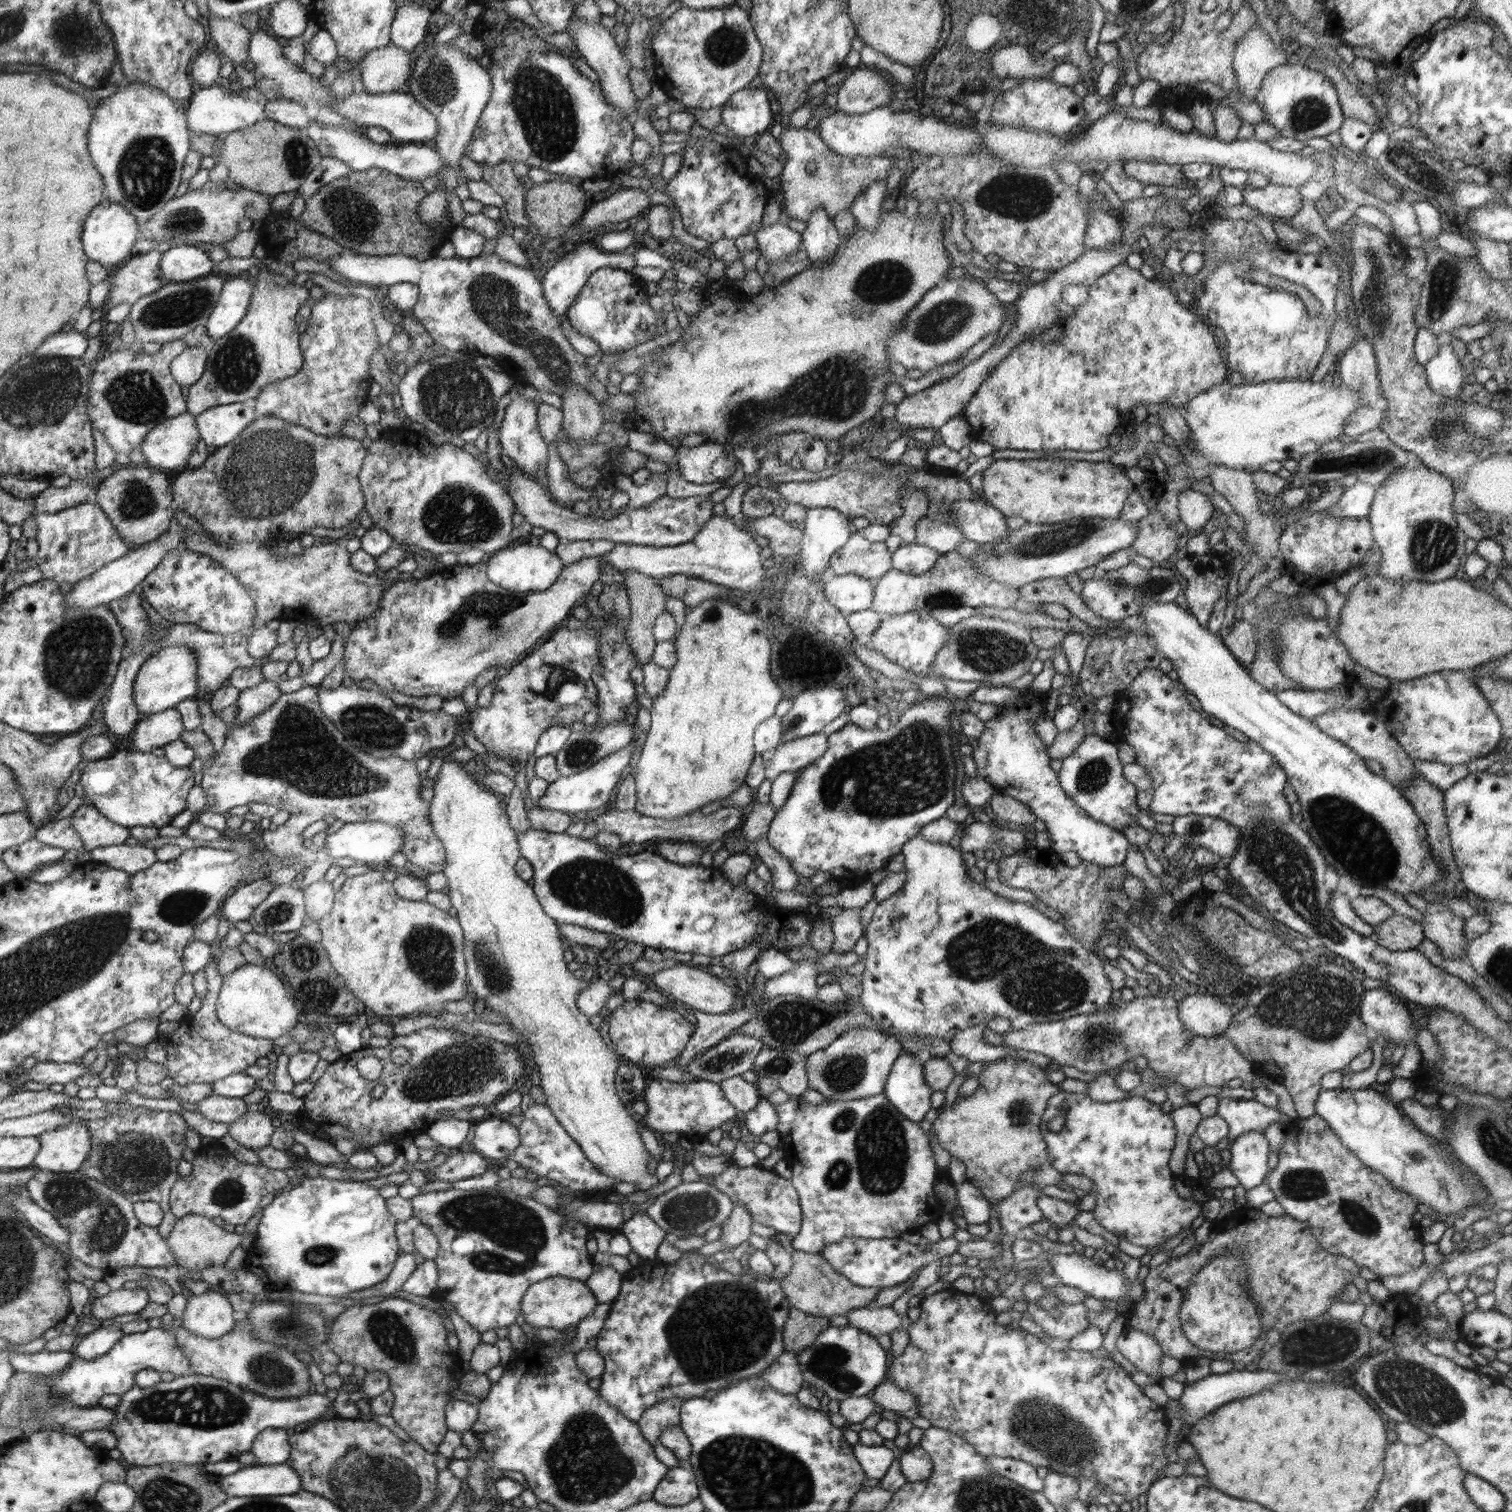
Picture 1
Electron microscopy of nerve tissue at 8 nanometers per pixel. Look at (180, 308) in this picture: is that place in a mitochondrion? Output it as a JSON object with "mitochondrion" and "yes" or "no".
{"mitochondrion":"yes"}

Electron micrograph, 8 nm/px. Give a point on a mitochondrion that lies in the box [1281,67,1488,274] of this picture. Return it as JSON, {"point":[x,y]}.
{"point":[1309,113]}

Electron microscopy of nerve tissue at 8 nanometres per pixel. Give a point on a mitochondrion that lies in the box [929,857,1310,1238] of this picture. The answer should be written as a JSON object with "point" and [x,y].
{"point":[1035,980]}

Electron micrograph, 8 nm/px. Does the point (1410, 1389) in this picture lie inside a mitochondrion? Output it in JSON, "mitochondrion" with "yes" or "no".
{"mitochondrion":"yes"}

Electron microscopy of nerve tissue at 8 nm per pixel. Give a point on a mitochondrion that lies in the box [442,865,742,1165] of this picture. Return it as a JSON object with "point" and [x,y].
{"point":[493,972]}

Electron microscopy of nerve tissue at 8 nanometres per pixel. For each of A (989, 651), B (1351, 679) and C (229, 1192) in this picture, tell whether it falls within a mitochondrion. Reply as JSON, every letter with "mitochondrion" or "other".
{"A":"mitochondrion","B":"other","C":"mitochondrion"}

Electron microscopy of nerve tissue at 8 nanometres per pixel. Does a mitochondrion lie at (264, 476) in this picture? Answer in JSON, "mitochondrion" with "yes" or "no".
{"mitochondrion":"yes"}

